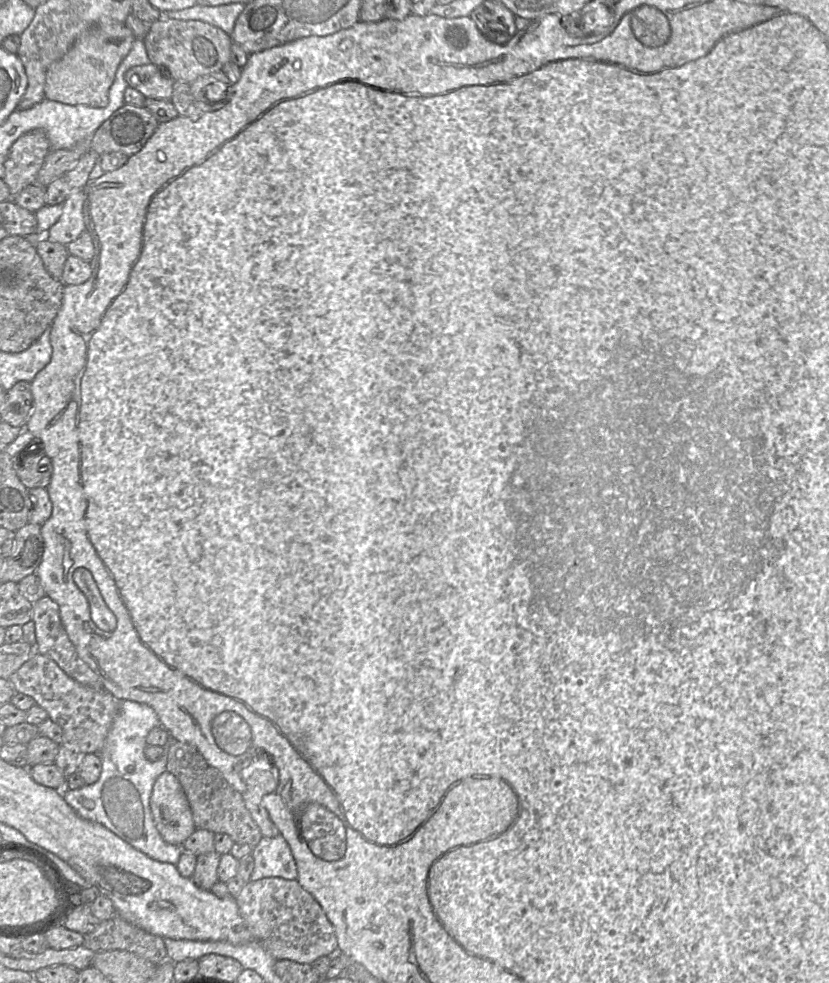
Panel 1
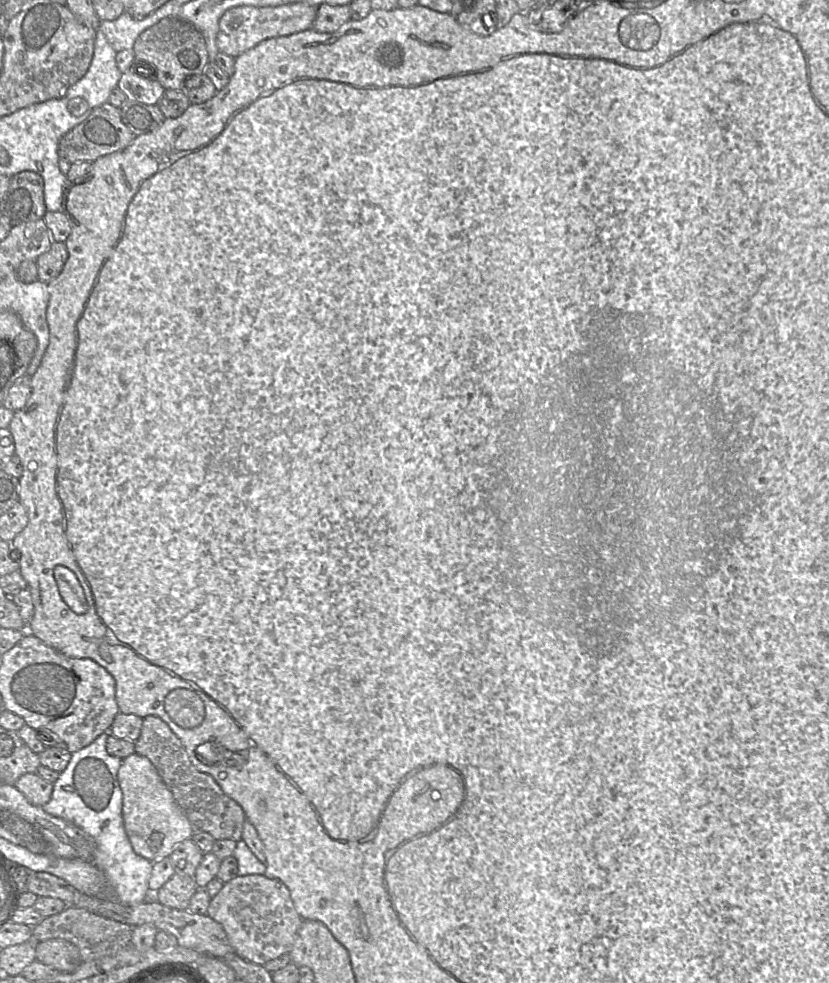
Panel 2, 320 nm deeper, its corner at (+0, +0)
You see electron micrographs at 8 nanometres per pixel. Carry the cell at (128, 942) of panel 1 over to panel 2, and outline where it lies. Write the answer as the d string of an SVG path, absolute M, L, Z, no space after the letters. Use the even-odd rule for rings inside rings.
M69 906L63 912L47 917L32 928L35 942L62 939L76 945L82 961L92 961L104 956L115 955L118 951L132 945L132 932L135 926L90 912L83 908Z

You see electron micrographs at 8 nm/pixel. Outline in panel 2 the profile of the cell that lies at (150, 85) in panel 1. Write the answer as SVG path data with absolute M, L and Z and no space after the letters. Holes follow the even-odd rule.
M135 60L129 70L124 72L118 82L118 87L126 94L128 101L139 101L145 104L157 104L165 92L165 88L157 80L157 72L155 77L144 76L146 72L141 71L139 65L149 64L148 62L143 62L141 60Z

